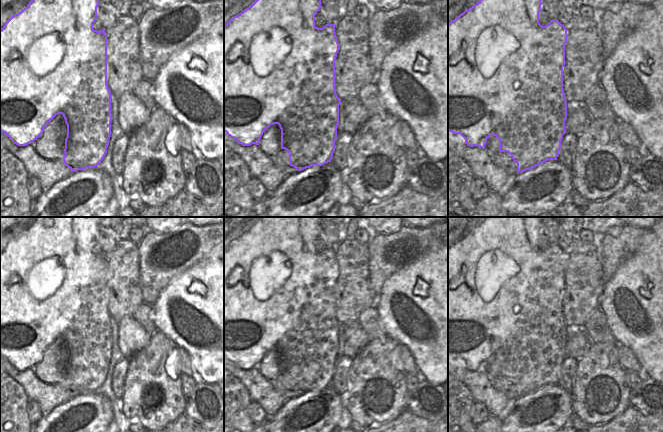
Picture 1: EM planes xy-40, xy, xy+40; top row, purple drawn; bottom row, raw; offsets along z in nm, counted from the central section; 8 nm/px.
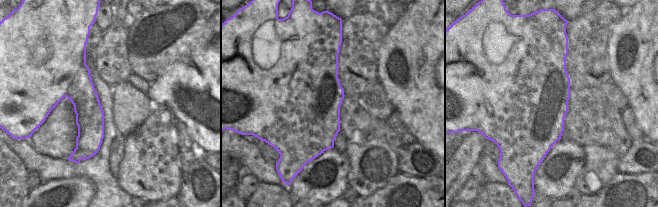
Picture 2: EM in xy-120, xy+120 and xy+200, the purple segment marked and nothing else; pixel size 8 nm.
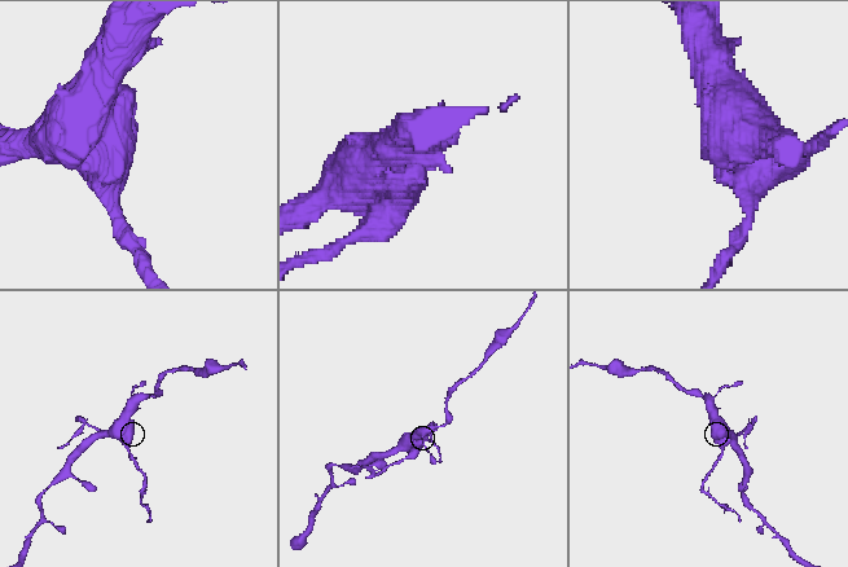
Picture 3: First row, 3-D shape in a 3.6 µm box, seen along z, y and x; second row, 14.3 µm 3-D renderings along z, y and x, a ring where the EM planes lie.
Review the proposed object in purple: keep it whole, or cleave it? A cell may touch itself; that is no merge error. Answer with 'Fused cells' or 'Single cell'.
Fused cells.

